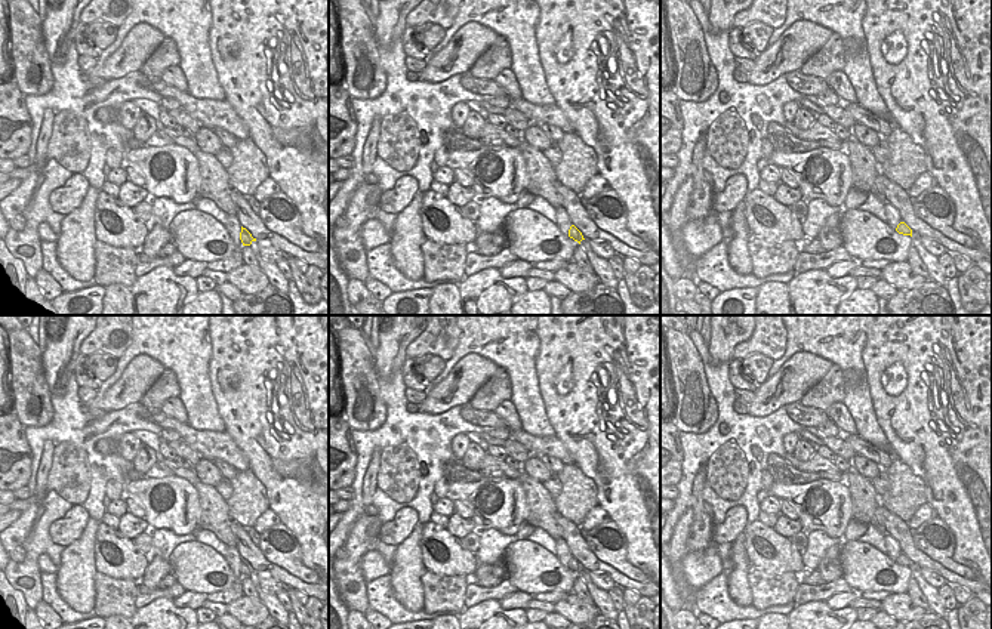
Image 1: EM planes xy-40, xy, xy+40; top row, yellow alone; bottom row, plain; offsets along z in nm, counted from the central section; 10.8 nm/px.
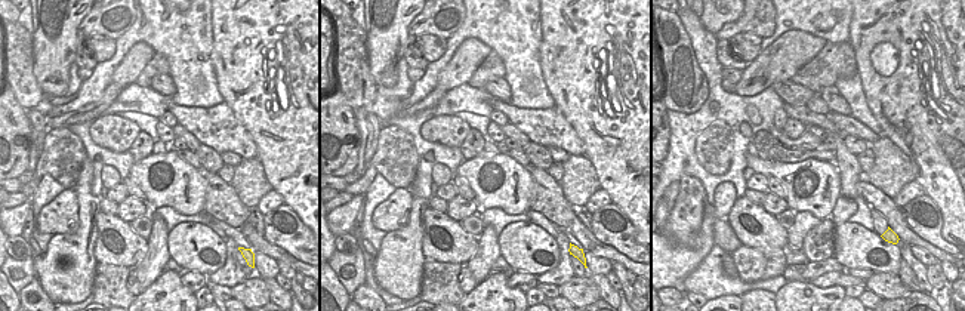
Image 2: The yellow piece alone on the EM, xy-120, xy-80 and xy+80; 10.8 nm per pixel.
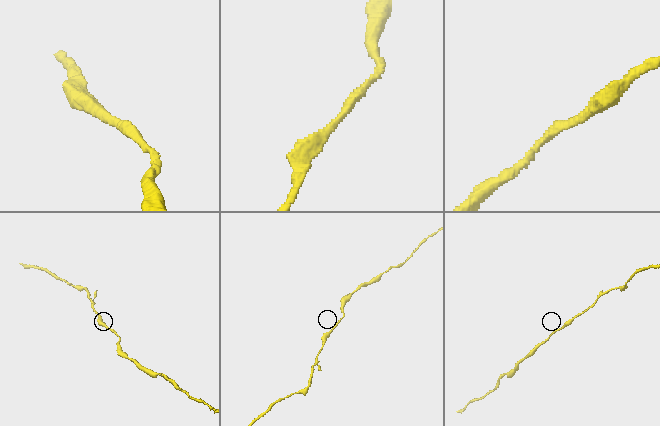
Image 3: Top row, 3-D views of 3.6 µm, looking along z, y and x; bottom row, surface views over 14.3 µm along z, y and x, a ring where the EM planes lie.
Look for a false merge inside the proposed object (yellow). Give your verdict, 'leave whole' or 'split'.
leave whole

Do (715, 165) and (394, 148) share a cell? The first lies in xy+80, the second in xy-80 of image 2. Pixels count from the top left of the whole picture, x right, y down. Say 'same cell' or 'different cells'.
same cell

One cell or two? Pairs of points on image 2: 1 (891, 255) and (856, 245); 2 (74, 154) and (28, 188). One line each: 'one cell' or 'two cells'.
1: one cell
2: one cell

